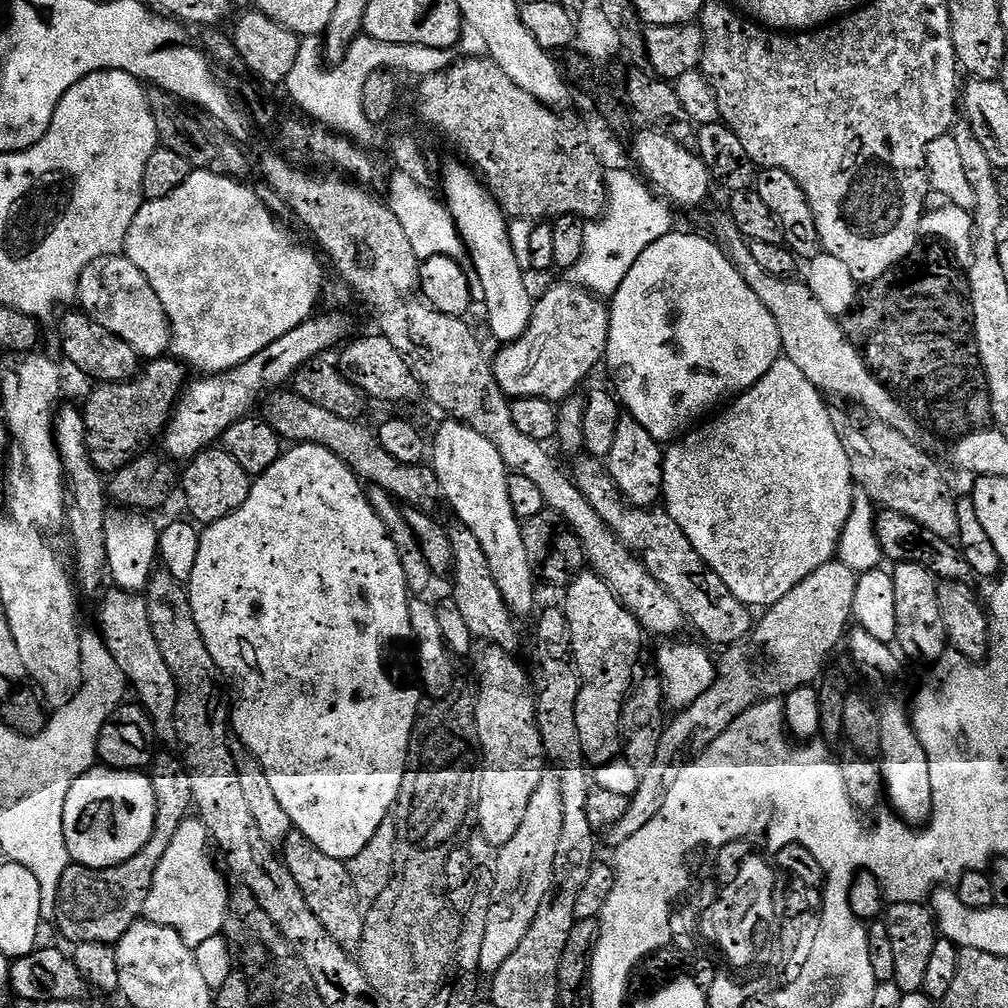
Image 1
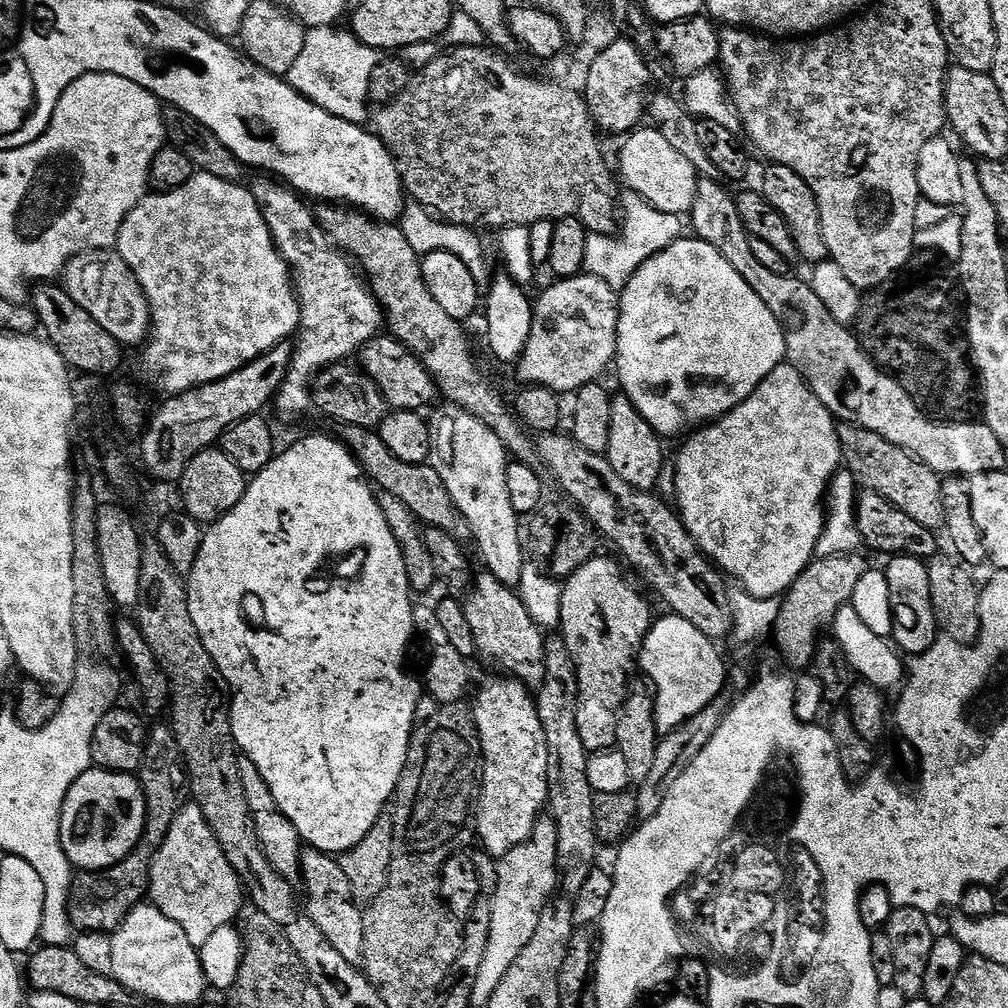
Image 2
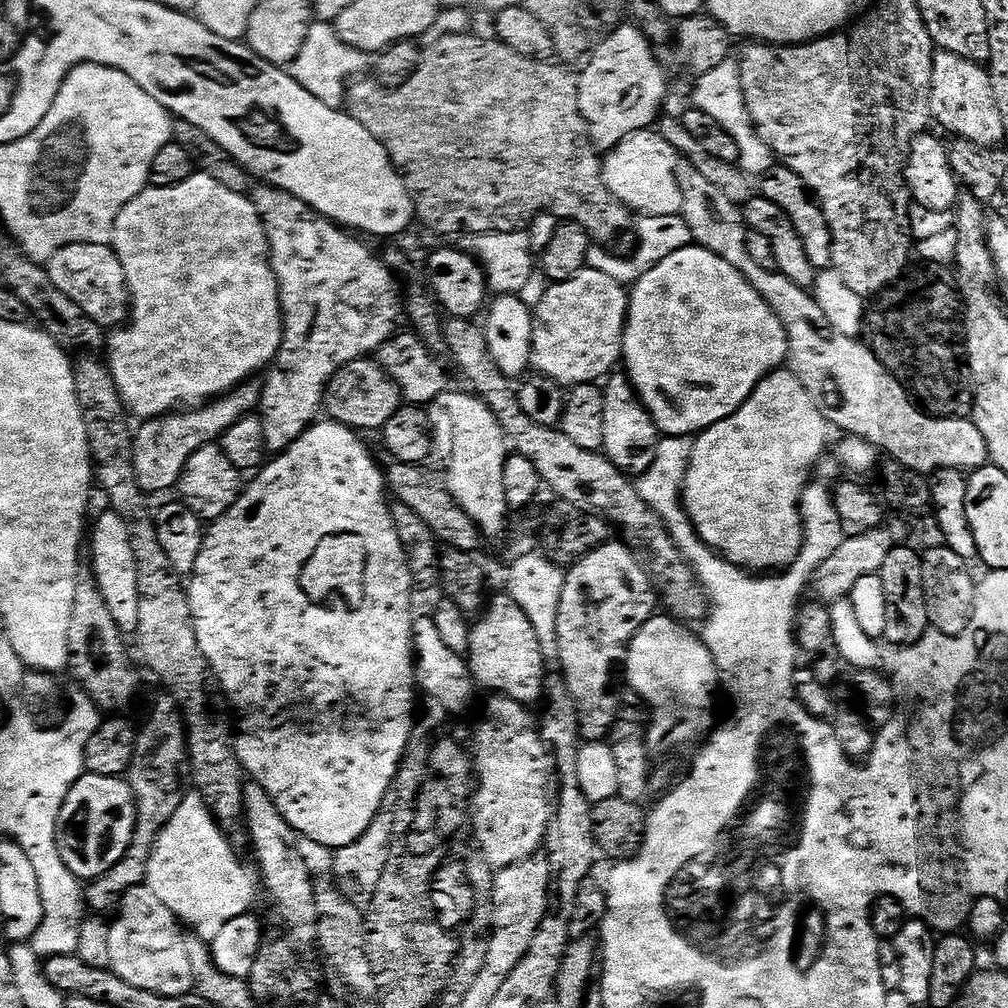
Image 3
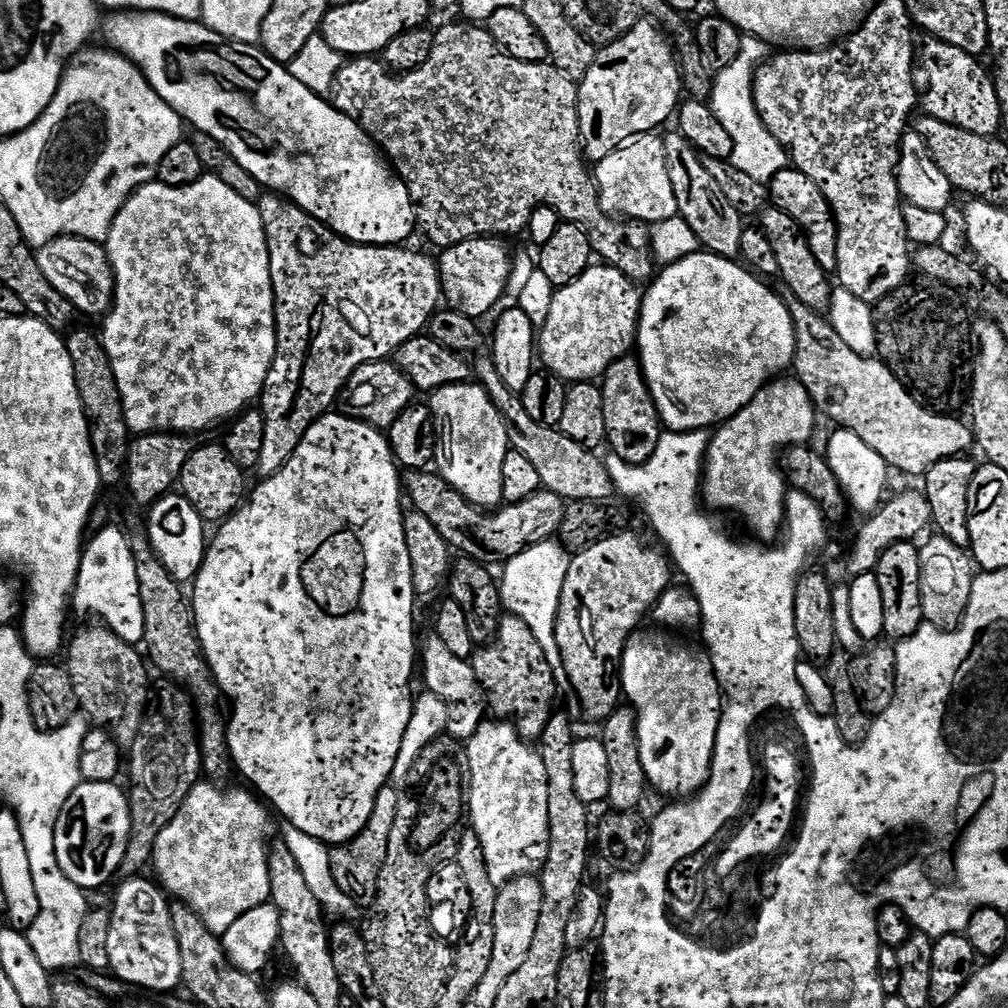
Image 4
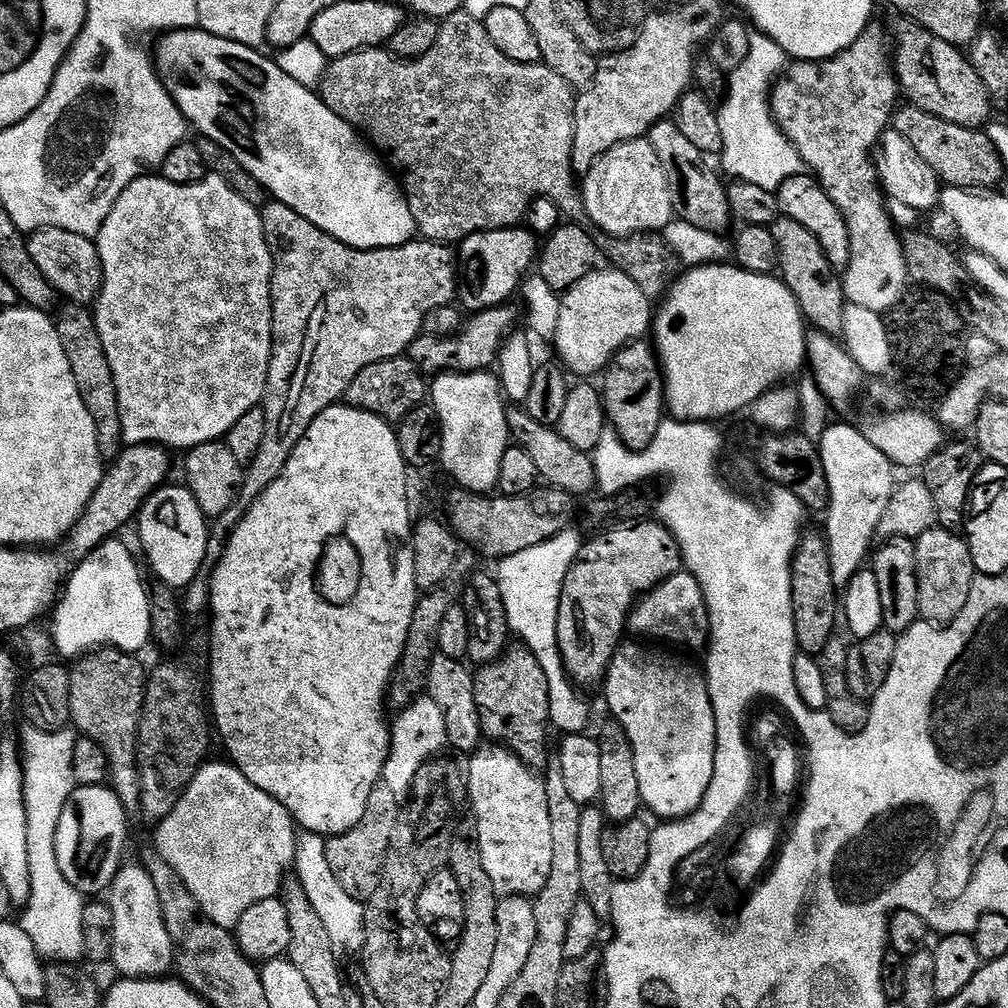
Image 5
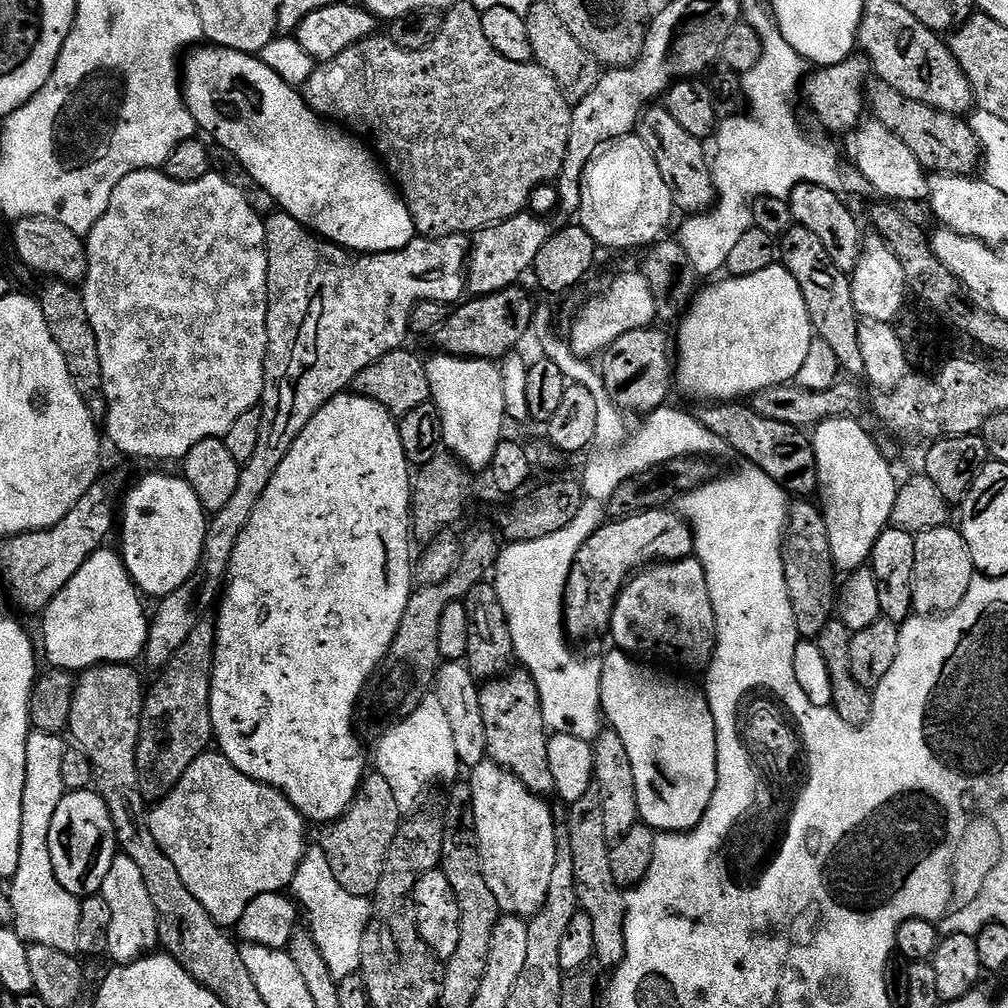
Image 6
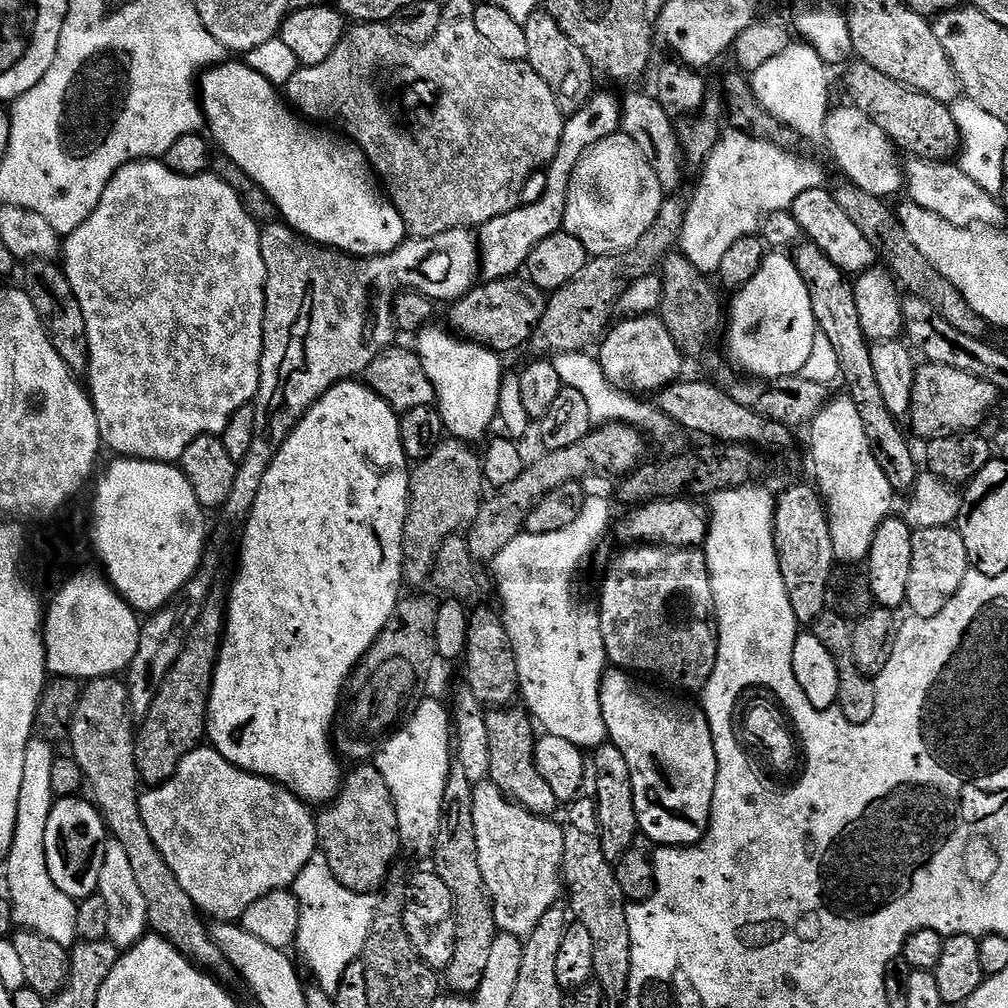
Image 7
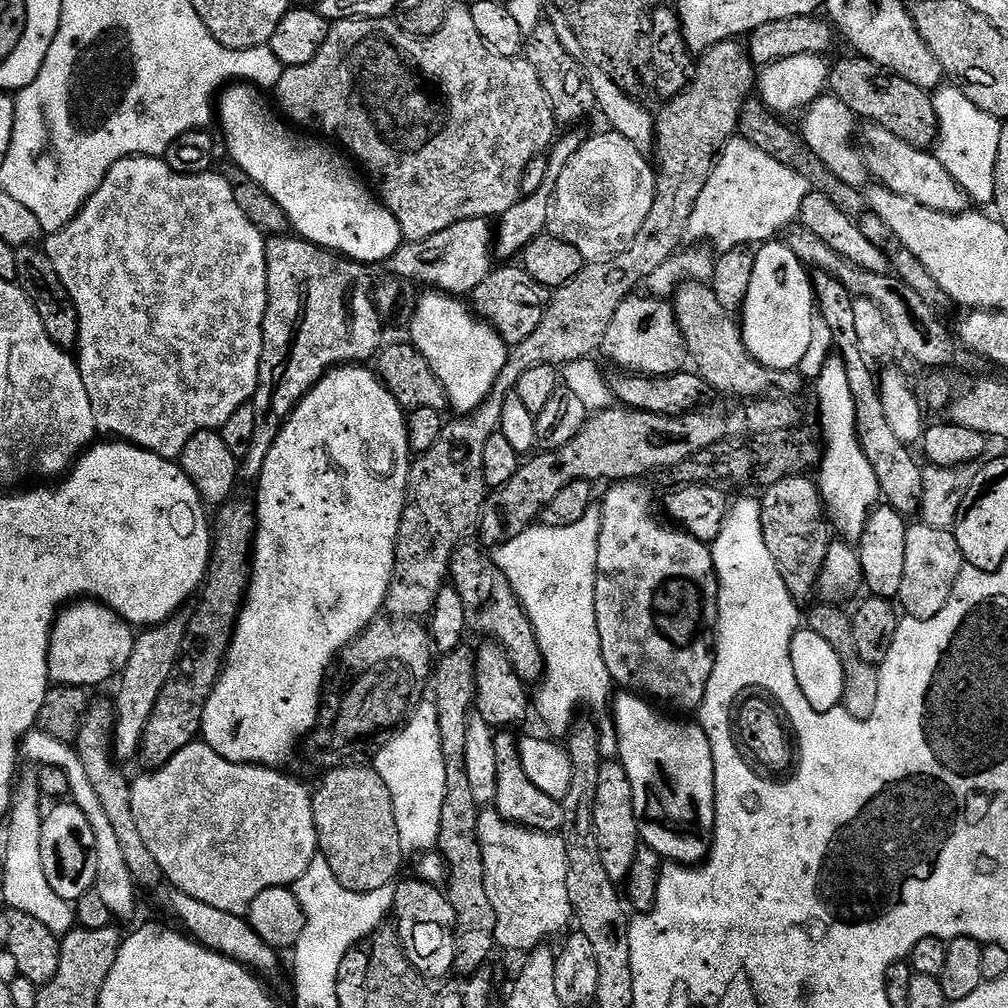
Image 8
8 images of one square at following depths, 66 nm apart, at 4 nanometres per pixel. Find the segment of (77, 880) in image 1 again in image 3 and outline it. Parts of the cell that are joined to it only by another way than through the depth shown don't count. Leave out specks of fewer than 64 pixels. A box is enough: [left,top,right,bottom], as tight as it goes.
[84,694,190,914]

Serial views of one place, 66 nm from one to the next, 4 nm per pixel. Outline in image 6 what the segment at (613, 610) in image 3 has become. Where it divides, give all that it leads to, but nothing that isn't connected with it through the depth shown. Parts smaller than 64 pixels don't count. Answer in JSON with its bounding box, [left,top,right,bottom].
[563,507,693,641]

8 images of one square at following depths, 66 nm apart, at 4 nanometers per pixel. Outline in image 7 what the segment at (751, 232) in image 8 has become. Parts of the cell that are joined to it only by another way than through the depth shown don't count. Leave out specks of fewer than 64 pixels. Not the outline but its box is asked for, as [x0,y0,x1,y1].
[678,130,825,274]

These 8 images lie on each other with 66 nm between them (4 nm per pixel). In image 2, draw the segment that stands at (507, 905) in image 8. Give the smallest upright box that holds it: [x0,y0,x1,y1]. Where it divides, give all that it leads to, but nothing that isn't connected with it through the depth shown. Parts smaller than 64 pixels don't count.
[474,674,548,858]

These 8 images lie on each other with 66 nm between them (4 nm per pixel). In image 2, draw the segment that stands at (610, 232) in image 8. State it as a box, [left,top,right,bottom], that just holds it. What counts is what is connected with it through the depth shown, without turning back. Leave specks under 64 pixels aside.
[618,126,698,217]

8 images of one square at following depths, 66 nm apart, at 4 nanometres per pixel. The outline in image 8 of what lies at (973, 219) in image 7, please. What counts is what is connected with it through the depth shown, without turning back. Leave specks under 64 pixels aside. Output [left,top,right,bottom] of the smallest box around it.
[862,124,969,216]

